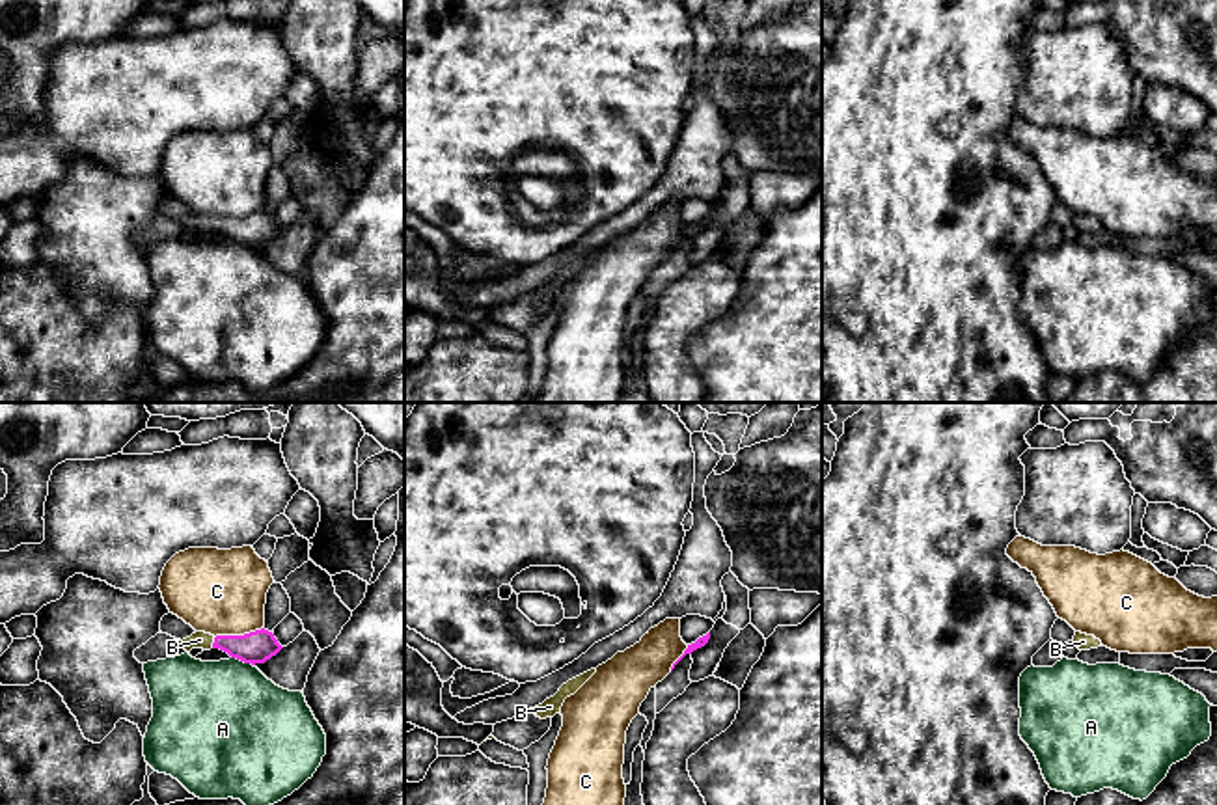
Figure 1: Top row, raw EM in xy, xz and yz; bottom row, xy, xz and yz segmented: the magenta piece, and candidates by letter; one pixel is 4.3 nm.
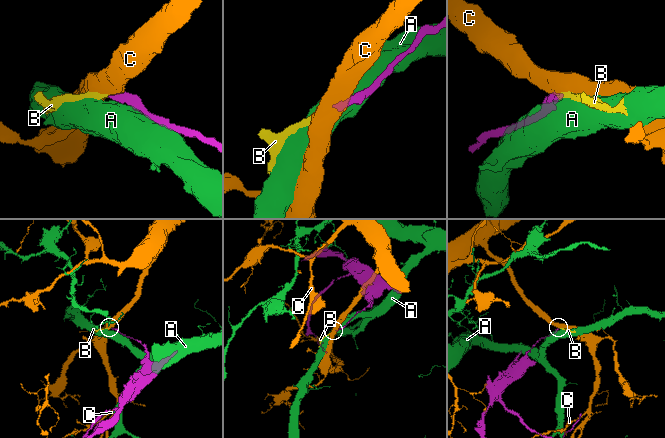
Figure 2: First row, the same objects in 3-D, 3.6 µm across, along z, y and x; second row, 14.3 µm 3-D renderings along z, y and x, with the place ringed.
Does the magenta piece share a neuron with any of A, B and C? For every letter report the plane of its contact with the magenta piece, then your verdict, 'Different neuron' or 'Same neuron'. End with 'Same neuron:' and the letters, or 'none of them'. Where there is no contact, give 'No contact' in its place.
A: Touches magenta in xy. Different neuron
B: Touches magenta in xy. Same neuron
C: Touches magenta in xy. Different neuron
Same neuron: B

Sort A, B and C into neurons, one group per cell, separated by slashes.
A / B / C

